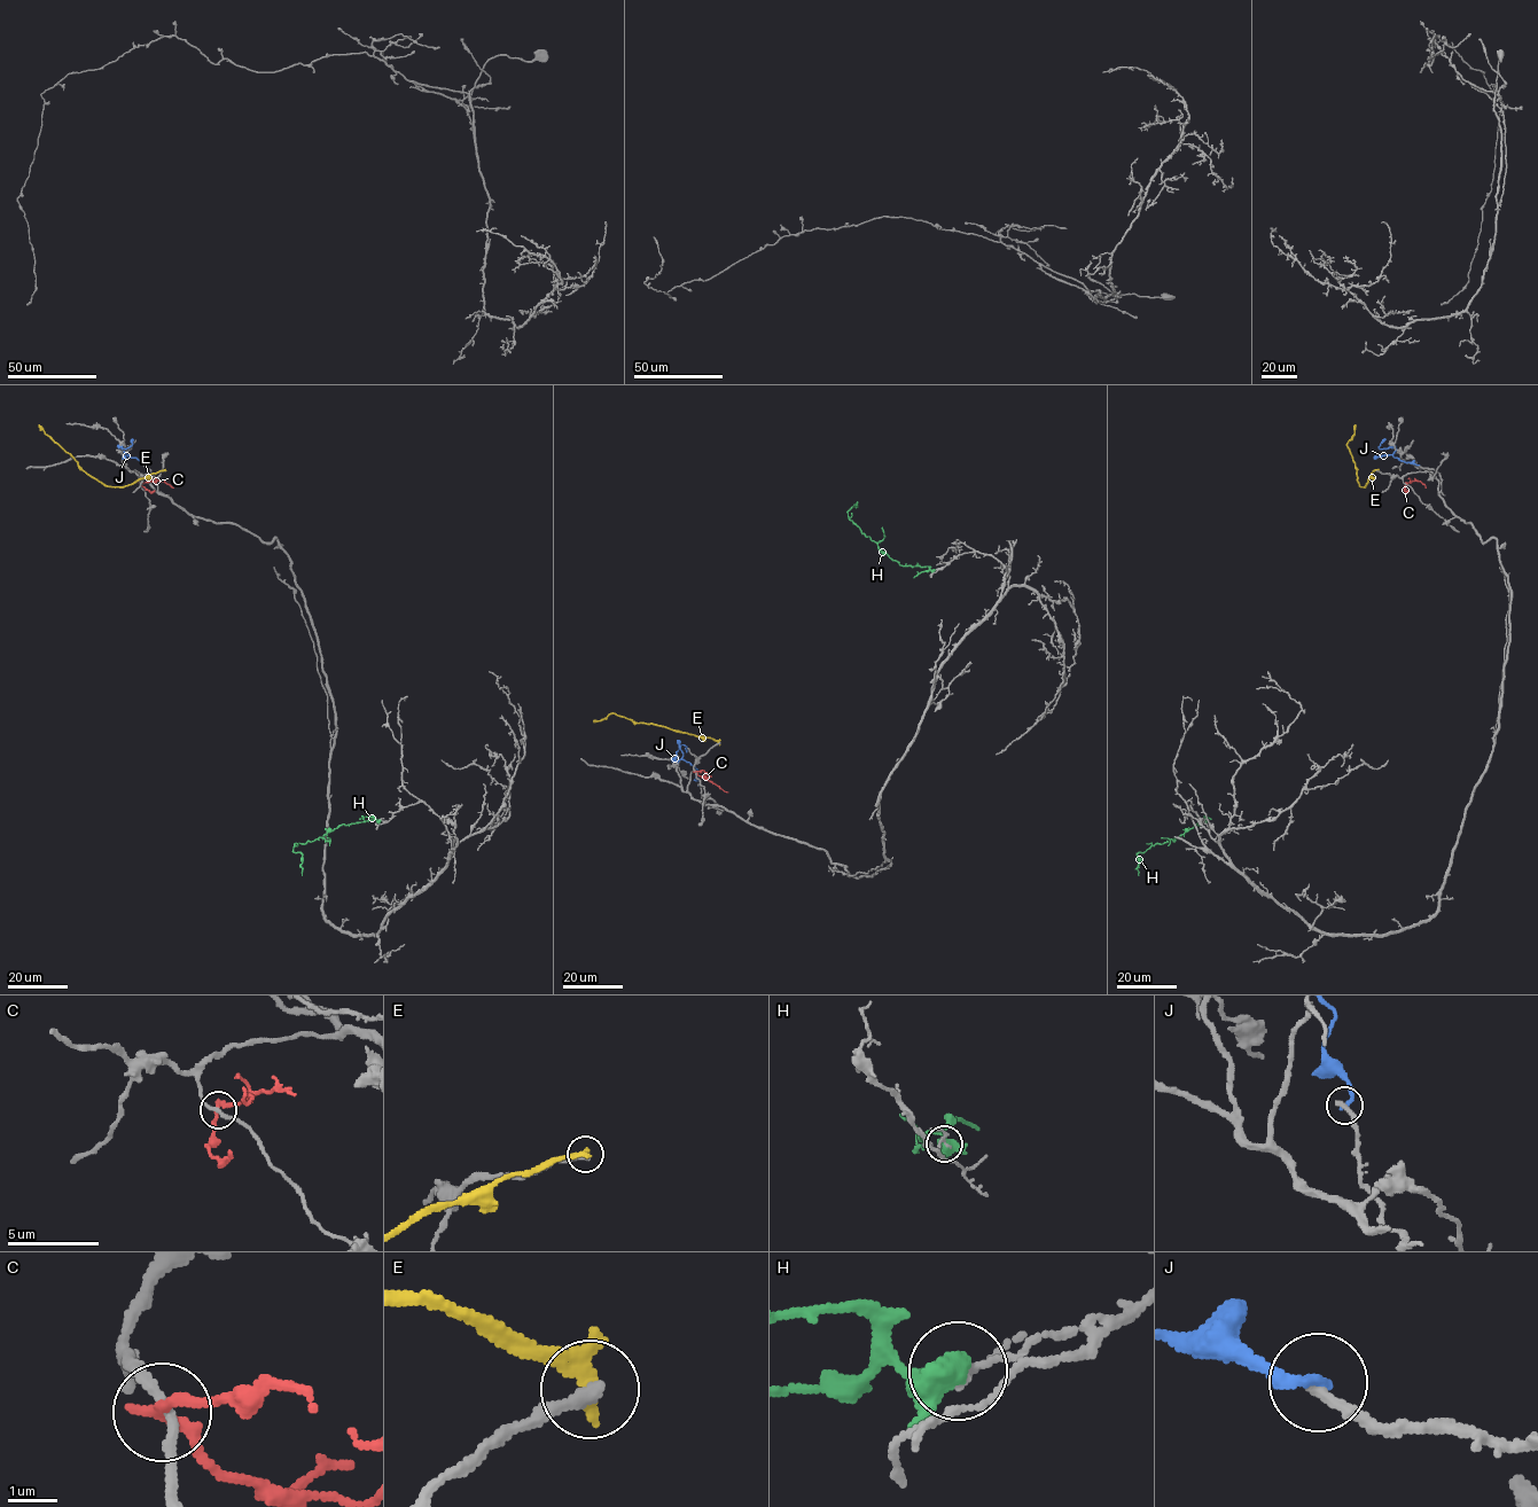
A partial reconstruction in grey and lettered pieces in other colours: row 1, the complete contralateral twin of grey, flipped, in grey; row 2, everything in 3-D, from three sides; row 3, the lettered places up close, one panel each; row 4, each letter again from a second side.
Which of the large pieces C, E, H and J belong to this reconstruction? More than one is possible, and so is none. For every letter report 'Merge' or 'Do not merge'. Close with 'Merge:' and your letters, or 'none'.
C: Do not merge
E: Do not merge
H: Do not merge
J: Do not merge
Merge: none

